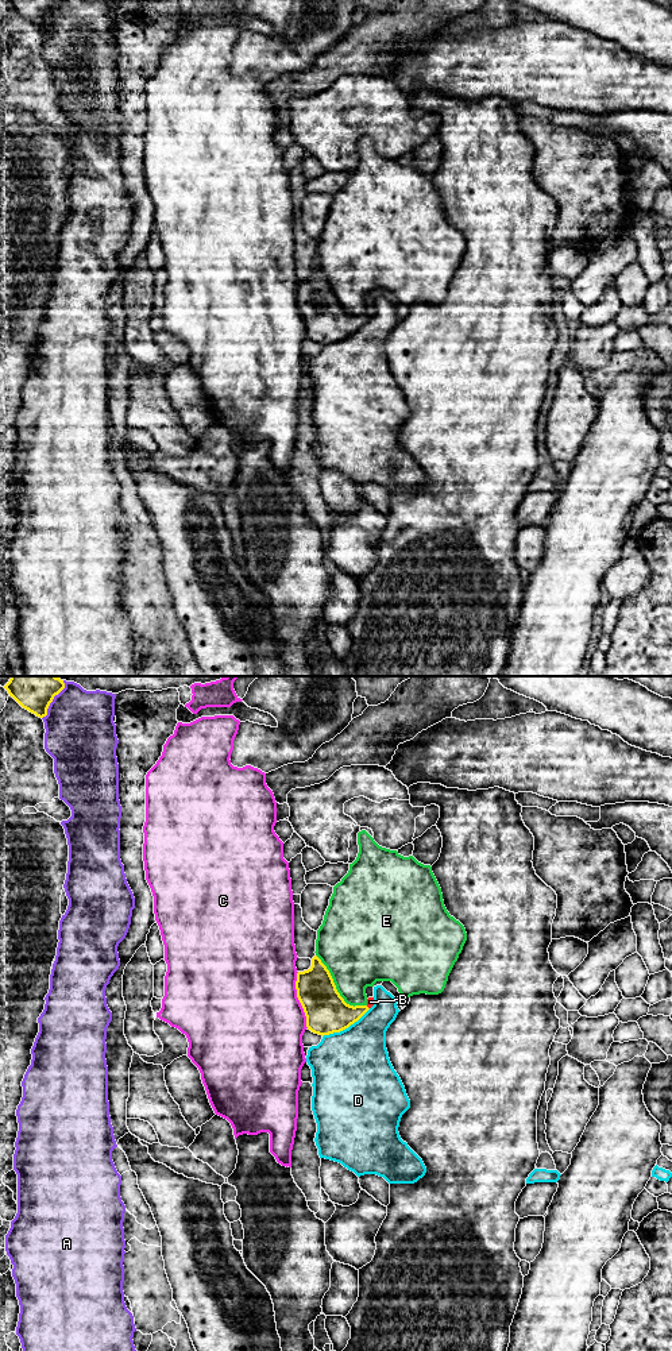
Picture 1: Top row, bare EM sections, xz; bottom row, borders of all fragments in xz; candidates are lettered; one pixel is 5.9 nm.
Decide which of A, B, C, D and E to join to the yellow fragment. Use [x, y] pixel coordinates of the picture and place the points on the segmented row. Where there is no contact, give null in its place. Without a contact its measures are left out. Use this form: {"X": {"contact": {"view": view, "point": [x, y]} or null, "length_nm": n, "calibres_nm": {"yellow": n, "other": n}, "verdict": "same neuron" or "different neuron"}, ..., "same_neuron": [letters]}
{"A": {"contact": {"view": "xz", "point": [53, 698]}, "length_nm": 260, "calibres_nm": {"yellow": 280, "other": 420}, "verdict": "different neuron"}, "B": {"contact": {"view": "xz", "point": [367, 1007]}, "length_nm": 30, "calibres_nm": {"yellow": 260, "other": 50}, "verdict": "different neuron"}, "C": {"contact": {"view": "xz", "point": [298, 999]}, "length_nm": 340, "calibres_nm": {"yellow": 260, "other": 500}, "verdict": "different neuron"}, "D": {"contact": {"view": "xz", "point": [346, 1027]}, "length_nm": 340, "calibres_nm": {"yellow": 260, "other": 460}, "verdict": "different neuron"}, "E": {"contact": {"view": "xz", "point": [335, 988]}, "length_nm": 440, "calibres_nm": {"yellow": 260, "other": 400}, "verdict": "different neuron"}, "same_neuron": []}

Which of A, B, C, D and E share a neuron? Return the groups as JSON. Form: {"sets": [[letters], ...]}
{"sets": [["A"], ["B"], ["C"], ["D"], ["E"]]}

